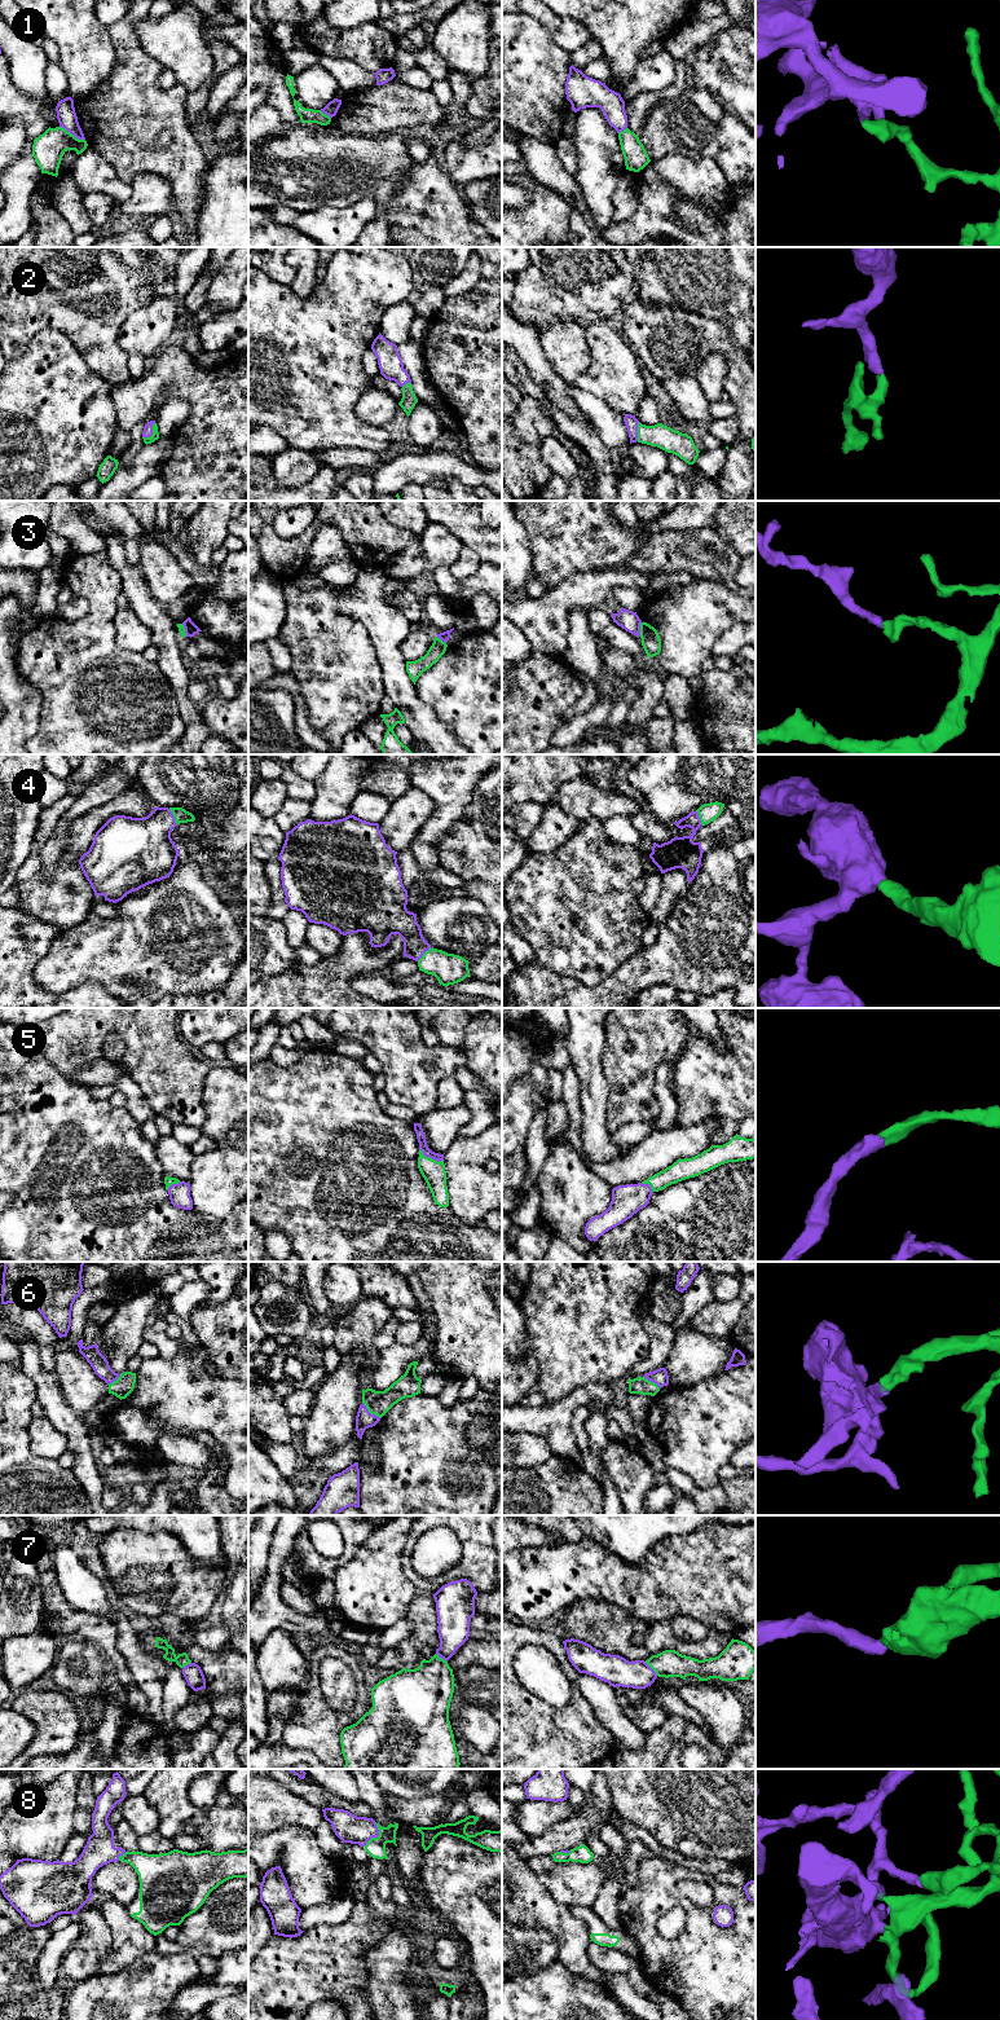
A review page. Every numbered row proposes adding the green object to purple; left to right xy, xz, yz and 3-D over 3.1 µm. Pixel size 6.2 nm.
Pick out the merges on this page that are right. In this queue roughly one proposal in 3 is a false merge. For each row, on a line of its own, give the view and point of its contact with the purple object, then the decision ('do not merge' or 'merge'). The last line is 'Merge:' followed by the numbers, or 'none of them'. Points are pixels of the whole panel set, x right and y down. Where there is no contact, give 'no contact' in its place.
1: contact xy (73, 133); do not merge
2: contact xy (152, 432); merge
3: contact yz (639, 629); do not merge
4: contact xz (424, 951); merge
5: contact xz (431, 1157); merge
6: contact xz (369, 1412); merge
7: contact yz (651, 1668); merge
8: contact xz (377, 1836); merge
Merge: 2, 4, 5, 6, 7, 8

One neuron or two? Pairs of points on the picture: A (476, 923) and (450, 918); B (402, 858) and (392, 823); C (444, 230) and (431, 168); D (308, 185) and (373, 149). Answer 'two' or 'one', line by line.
A: one
B: two
C: one
D: one

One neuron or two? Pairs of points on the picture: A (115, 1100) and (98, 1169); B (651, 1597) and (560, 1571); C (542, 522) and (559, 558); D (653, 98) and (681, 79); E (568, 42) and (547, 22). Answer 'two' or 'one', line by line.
A: two
B: one
C: one
D: one
E: one

